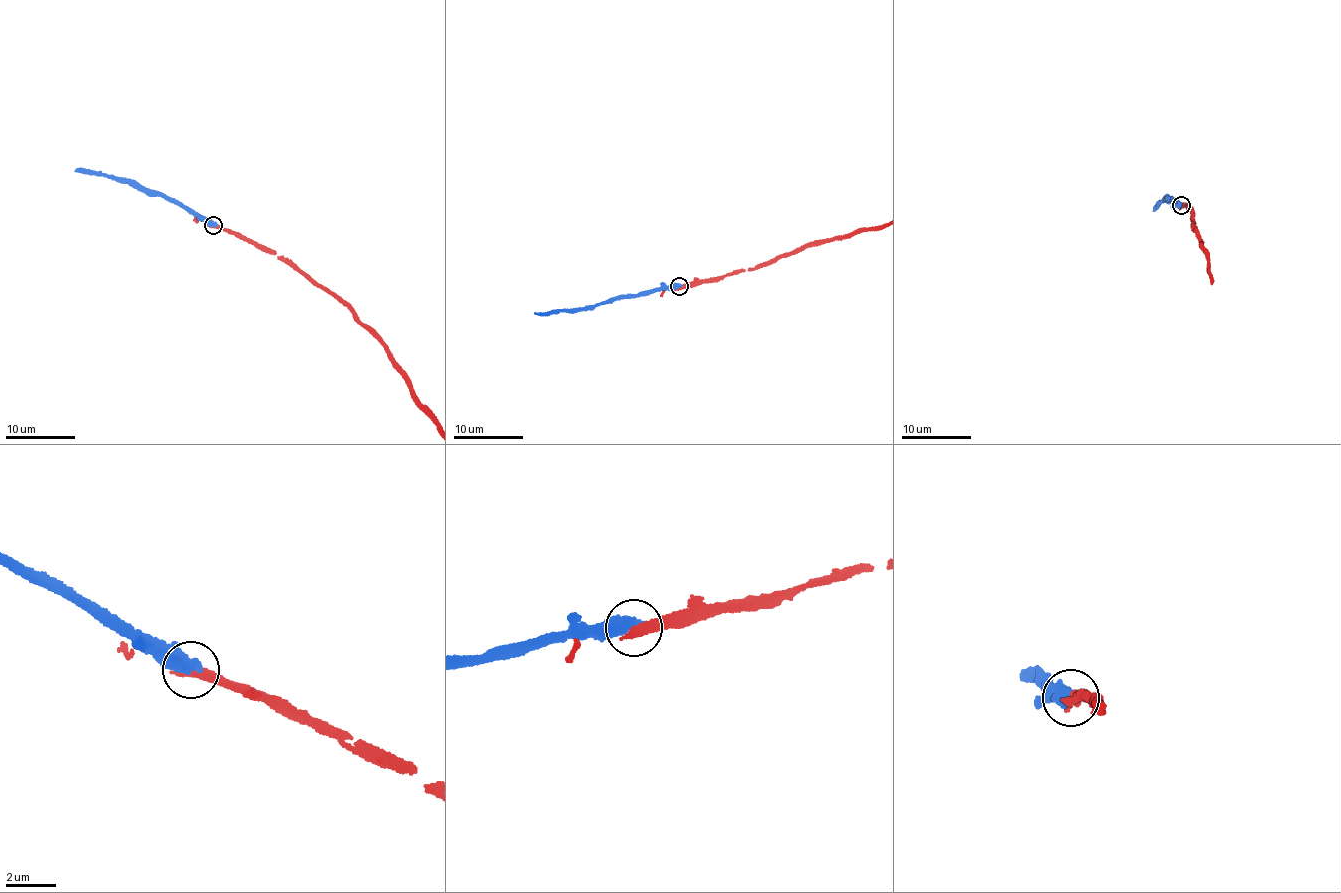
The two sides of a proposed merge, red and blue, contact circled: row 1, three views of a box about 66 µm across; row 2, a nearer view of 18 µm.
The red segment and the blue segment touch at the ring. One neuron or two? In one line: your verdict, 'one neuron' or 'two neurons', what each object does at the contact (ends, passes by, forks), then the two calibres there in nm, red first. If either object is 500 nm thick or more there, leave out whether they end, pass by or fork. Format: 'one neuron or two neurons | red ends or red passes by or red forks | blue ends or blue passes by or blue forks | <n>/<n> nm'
two neurons | 420/600 nm

